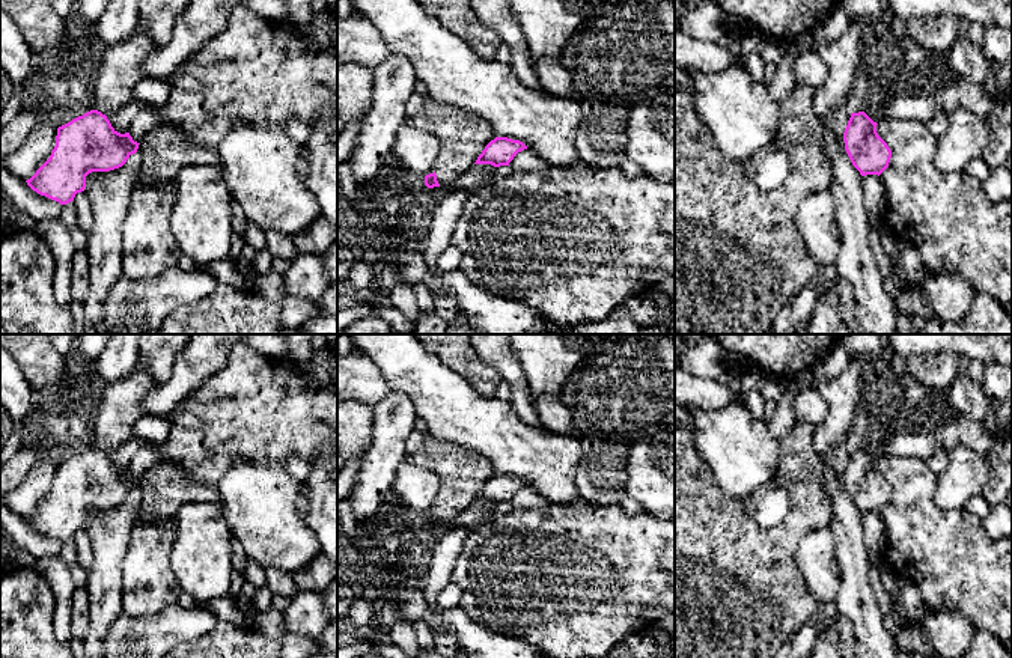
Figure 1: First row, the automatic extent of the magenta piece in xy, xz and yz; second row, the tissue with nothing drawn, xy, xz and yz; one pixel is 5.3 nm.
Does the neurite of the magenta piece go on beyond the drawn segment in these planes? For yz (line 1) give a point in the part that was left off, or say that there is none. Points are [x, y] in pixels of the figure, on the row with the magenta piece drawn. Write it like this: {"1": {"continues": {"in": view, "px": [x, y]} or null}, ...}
{"1": {"continues": null}}

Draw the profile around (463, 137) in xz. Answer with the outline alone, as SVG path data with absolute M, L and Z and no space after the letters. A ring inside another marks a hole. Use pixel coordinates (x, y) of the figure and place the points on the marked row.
M441 102L425 104L422 113L408 122L440 140L435 175L441 187L471 169L485 146L495 139L483 119Z

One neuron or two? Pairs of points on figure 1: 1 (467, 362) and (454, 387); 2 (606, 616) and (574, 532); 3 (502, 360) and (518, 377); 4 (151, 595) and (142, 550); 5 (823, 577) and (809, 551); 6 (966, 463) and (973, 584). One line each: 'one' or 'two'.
1: two
2: one
3: one
4: one
5: one
6: two

